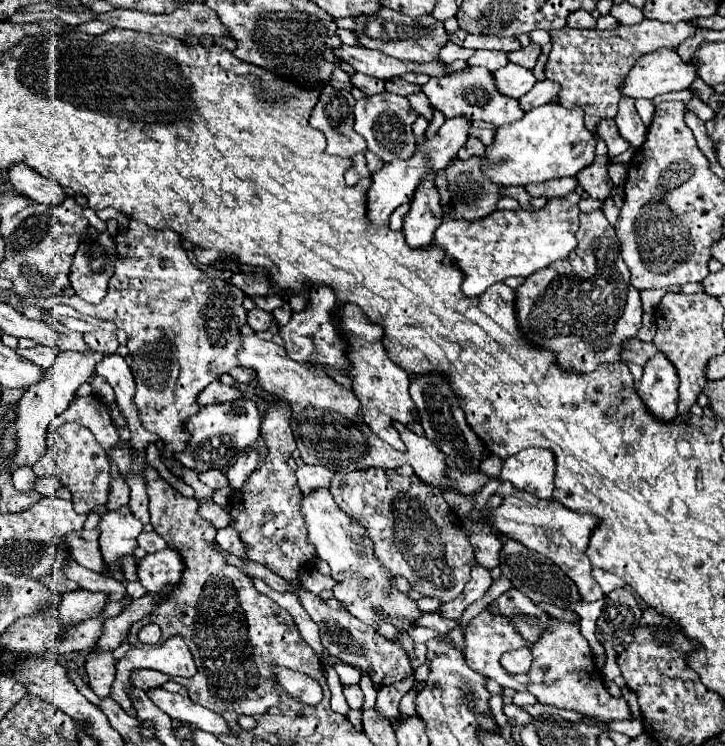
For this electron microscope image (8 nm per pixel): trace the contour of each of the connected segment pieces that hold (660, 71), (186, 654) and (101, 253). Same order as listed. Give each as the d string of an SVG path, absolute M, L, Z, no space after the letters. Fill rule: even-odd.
M661 48L637 60L621 86L623 96L655 98L663 92L687 90L697 76L693 62L681 60L675 48Z
M175 636L175 638L169 638L163 646L155 646L155 648L151 648L151 650L143 650L143 648L131 648L131 650L127 650L127 654L125 654L121 660L117 660L115 668L117 668L117 674L115 674L115 680L113 680L113 686L111 686L111 698L113 698L131 718L137 718L137 712L135 712L133 702L131 702L131 698L129 698L129 690L131 690L131 686L133 686L133 684L131 684L131 672L133 672L133 670L153 669L169 676L185 678L194 676L197 673L197 666L193 658L191 658L191 652L189 652L187 644L183 642L183 638L177 638L177 636Z
M103 232L93 242L87 238L79 246L71 266L71 286L79 298L85 302L99 302L105 296L107 282L113 276L113 262L115 262L115 242L113 238Z

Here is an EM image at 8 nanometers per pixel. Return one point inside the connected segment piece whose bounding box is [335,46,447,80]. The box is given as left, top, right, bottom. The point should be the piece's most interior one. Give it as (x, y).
(370, 62)

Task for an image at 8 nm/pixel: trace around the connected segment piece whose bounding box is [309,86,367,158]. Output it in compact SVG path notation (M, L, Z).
M325 86L319 94L319 102L311 114L311 126L321 130L327 138L327 154L353 158L365 152L365 140L353 130L353 106L355 98L333 86Z

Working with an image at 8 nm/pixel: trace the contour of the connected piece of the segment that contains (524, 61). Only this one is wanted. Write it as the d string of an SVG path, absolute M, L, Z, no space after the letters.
M529 44L527 48L519 48L519 50L515 50L515 52L509 52L507 58L509 58L509 62L513 62L513 64L521 64L521 66L525 66L525 68L533 68L535 62L537 62L537 58L539 58L539 54L541 54L541 46Z

